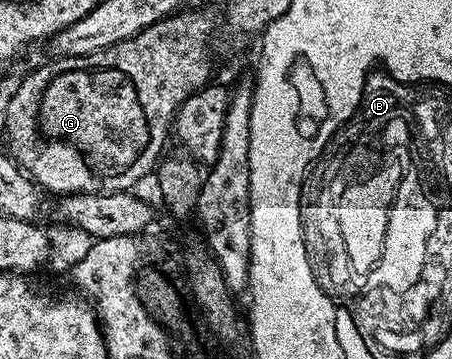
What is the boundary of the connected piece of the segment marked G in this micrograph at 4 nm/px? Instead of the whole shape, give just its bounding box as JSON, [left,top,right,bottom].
[33,64,155,192]

